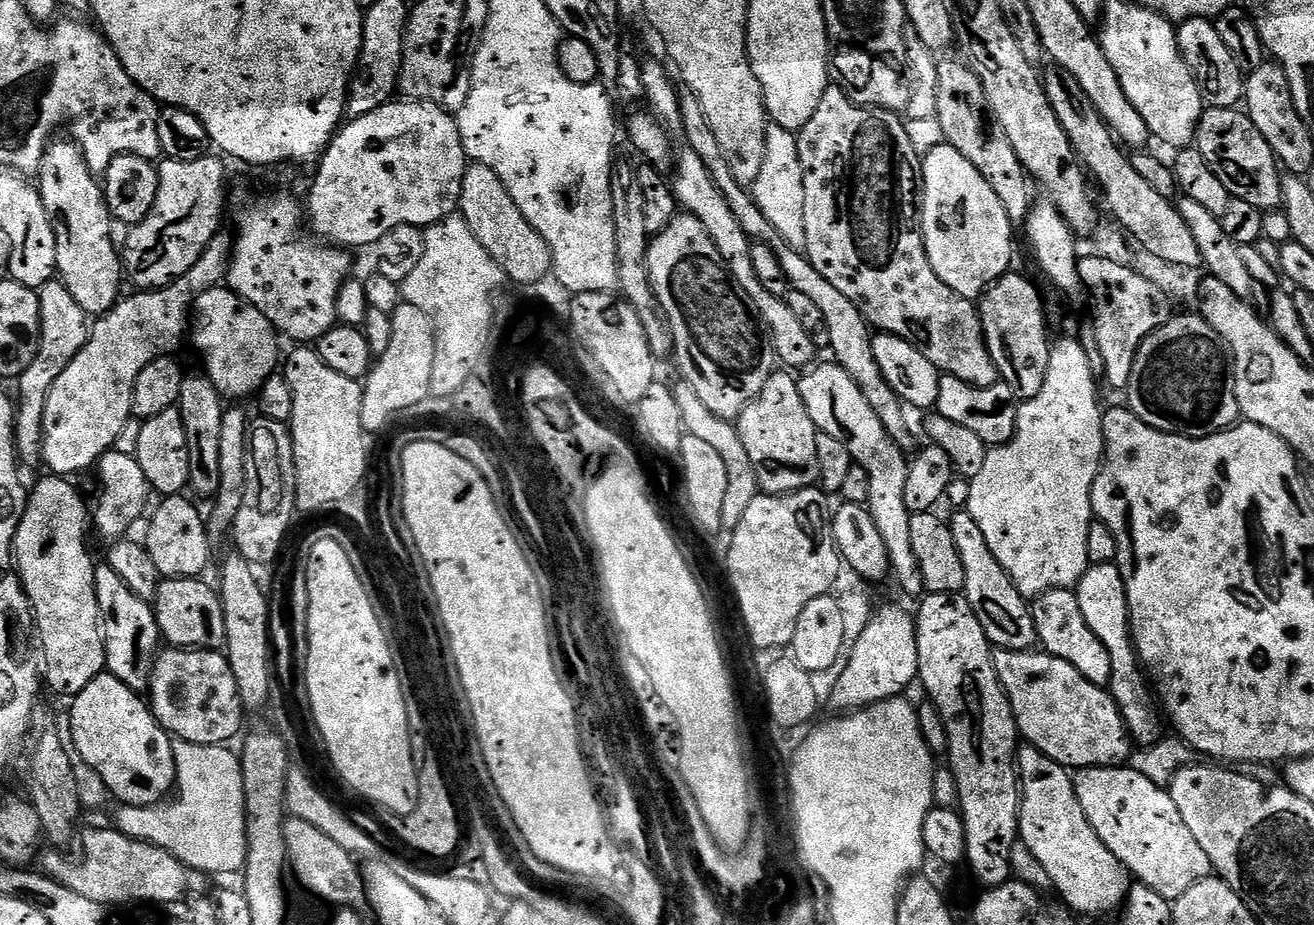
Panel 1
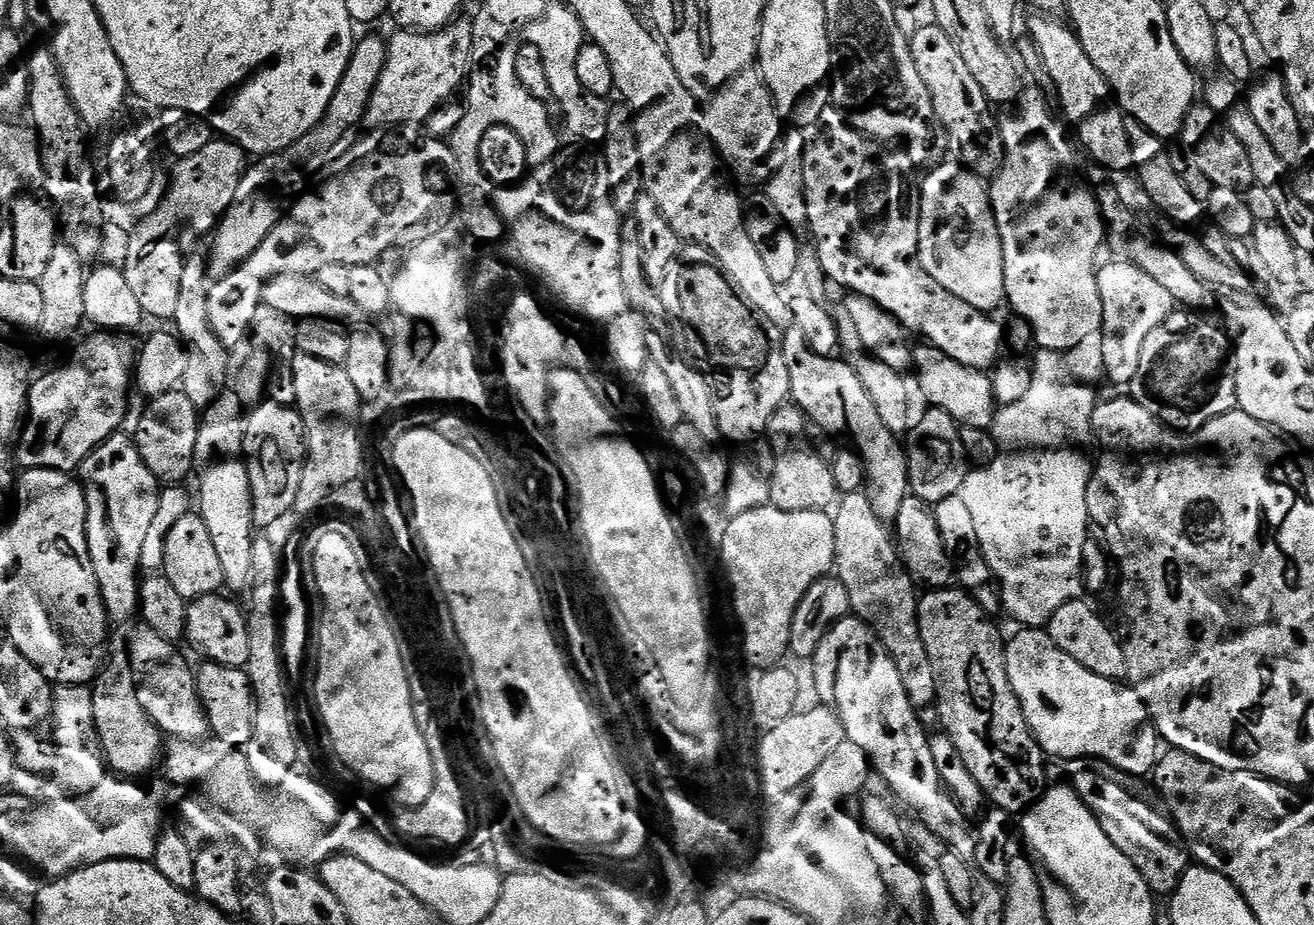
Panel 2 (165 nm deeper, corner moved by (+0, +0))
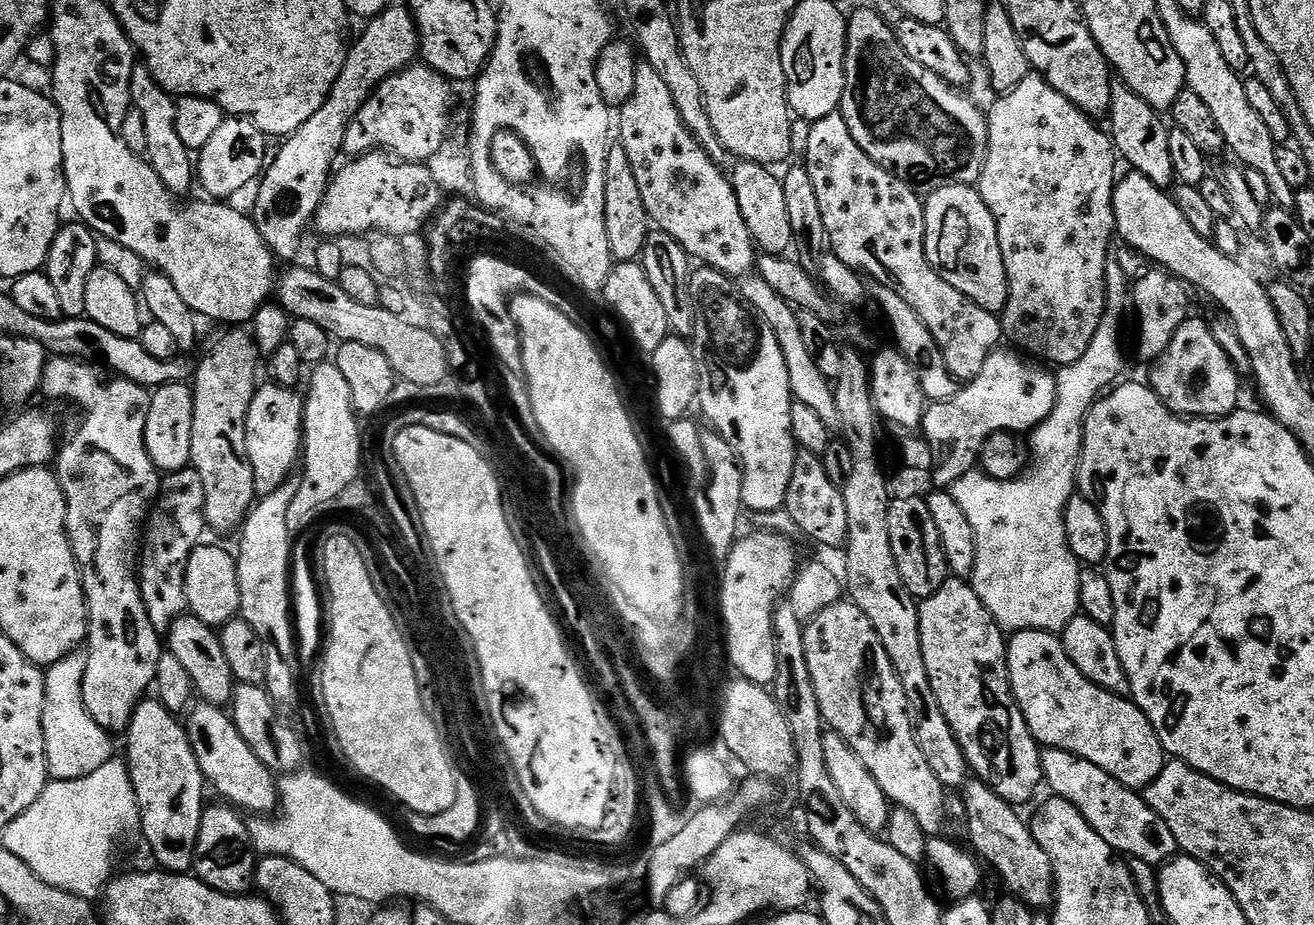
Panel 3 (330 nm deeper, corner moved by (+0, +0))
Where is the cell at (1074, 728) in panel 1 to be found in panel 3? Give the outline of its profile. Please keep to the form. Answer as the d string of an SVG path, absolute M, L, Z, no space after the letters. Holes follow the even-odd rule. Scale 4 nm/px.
M1018 632L1015 633L1007 641L1008 645L1008 681L1012 684L1012 693L1016 699L1016 705L1022 710L1022 714L1028 723L1028 729L1037 744L1044 748L1057 748L1058 750L1066 750L1070 754L1074 754L1083 760L1094 762L1094 766L1098 766L1102 770L1106 770L1106 774L1110 774L1118 782L1122 782L1122 786L1133 790L1143 790L1148 787L1150 782L1154 782L1154 778L1158 778L1158 774L1164 769L1166 763L1166 753L1160 744L1158 734L1154 730L1154 726L1150 726L1150 722L1146 718L1146 714L1135 702L1123 696L1116 696L1113 692L1107 692L1105 688L1100 688L1094 682L1090 682L1078 670L1078 666L1074 666L1074 662L1070 662L1070 658L1064 649L1063 639L1059 635L1051 632Z

